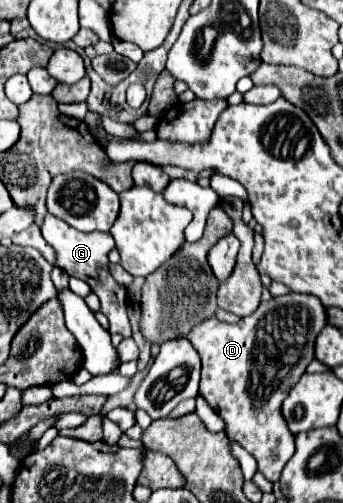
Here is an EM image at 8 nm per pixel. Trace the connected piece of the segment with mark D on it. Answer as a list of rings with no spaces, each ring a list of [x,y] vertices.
[[[289,293],[283,297],[273,297],[267,303],[261,303],[253,315],[243,317],[235,325],[229,325],[211,317],[195,325],[189,333],[189,341],[193,341],[195,349],[199,349],[201,361],[203,361],[199,393],[225,421],[227,437],[235,439],[239,445],[243,445],[245,451],[249,451],[257,459],[259,471],[271,483],[279,481],[281,469],[295,453],[293,435],[289,433],[289,427],[281,417],[281,401],[287,397],[289,389],[301,379],[301,375],[305,373],[305,367],[315,359],[313,357],[315,337],[319,335],[319,329],[325,325],[327,325],[325,307],[317,297]]]

